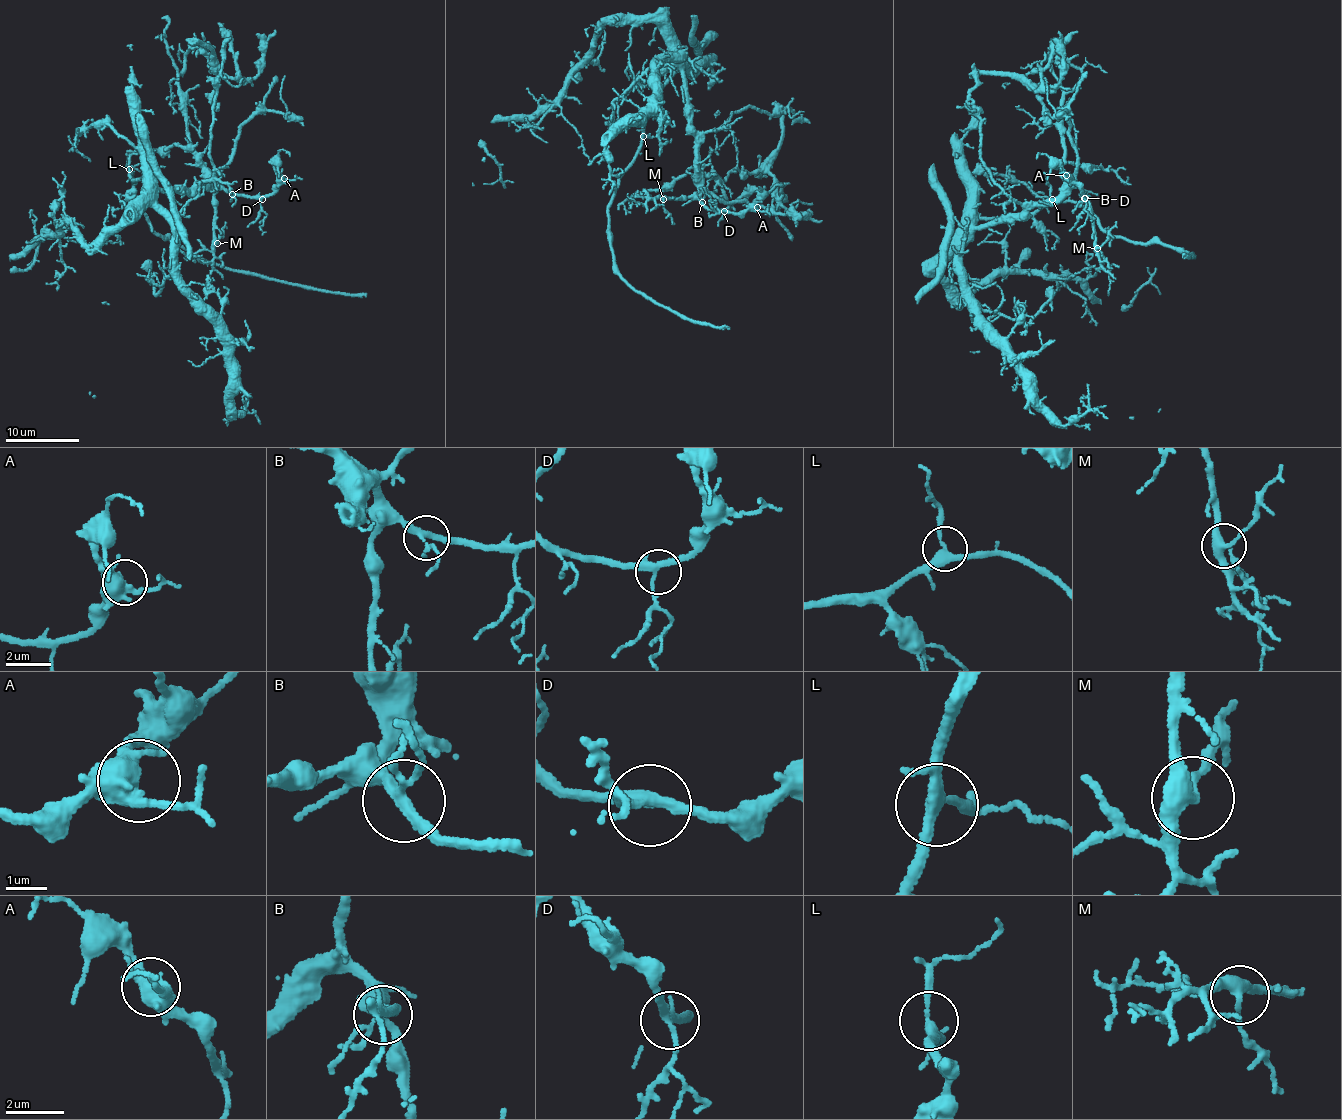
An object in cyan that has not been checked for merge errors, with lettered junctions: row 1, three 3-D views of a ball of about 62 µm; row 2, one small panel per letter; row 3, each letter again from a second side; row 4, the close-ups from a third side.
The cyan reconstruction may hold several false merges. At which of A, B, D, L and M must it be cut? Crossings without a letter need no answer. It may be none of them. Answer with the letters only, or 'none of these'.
none of these

